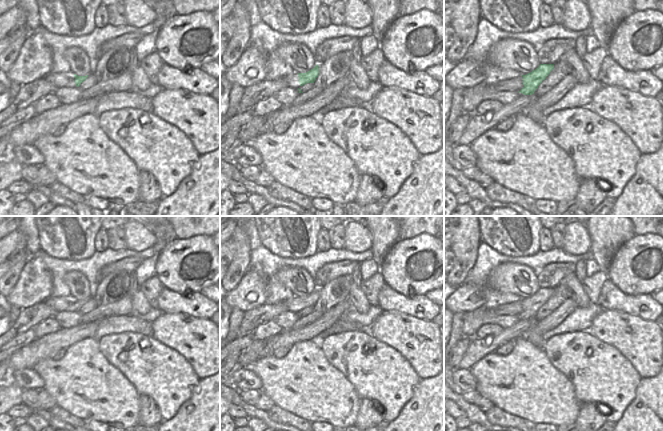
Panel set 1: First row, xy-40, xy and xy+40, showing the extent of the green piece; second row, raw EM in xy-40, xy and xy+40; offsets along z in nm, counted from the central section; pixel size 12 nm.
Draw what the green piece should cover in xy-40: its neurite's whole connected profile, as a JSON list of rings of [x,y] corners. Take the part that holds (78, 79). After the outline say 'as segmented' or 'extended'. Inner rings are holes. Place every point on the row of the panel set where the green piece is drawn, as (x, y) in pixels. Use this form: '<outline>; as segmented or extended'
[[[61,72],[61,73],[48,73],[44,79],[51,84],[54,85],[56,88],[75,88],[76,86],[79,87],[82,82],[87,79],[88,75],[86,76],[78,76],[72,72]]]; extended

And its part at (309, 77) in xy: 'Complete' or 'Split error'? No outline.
Split error

